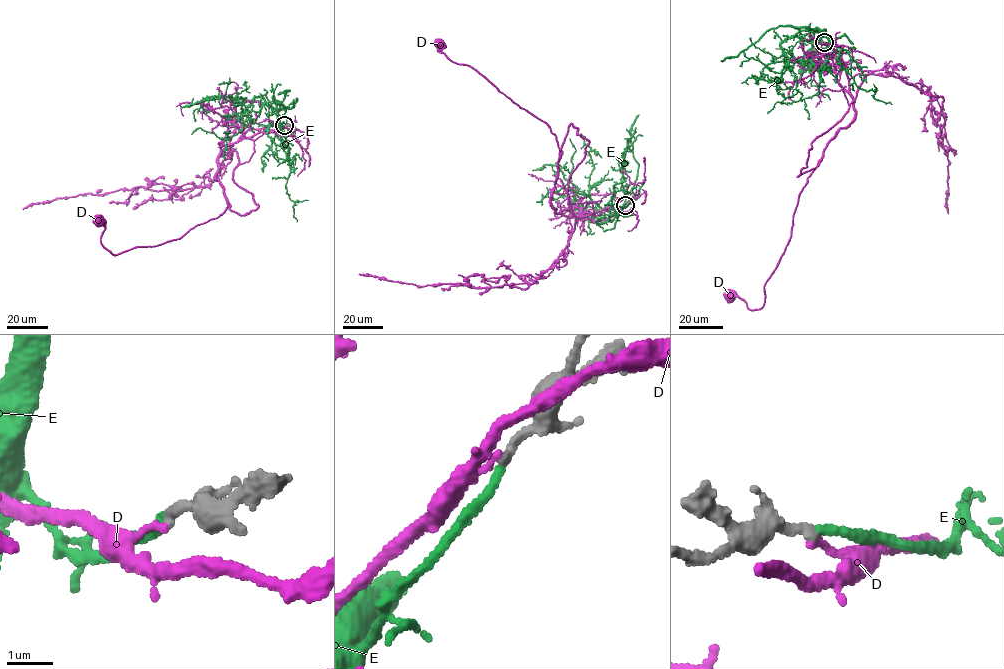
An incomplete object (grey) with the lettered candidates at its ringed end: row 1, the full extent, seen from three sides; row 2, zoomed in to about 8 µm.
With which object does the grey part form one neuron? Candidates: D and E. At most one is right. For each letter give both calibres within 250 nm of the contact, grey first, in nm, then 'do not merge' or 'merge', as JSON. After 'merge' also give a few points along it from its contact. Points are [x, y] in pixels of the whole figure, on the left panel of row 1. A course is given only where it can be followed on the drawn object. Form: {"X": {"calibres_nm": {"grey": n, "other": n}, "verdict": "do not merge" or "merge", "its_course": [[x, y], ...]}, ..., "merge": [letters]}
{"D": {"calibres_nm": {"grey": 200, "other": 120}, "verdict": "do not merge"}, "E": {"calibres_nm": {"grey": 200, "other": 190}, "verdict": "merge", "its_course": [[284, 126], [256, 97], [241, 130], [221, 138], [230, 139], [230, 130], [223, 133]]}, "merge": ["E"]}

